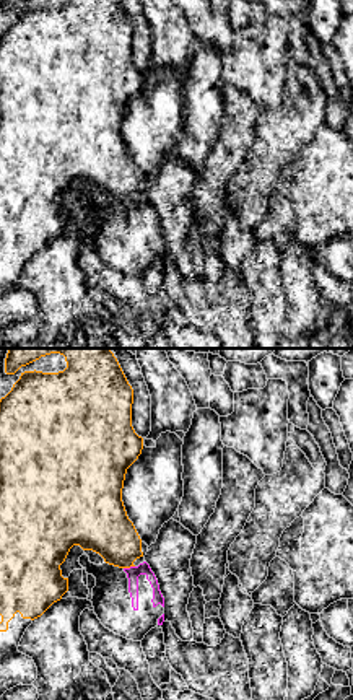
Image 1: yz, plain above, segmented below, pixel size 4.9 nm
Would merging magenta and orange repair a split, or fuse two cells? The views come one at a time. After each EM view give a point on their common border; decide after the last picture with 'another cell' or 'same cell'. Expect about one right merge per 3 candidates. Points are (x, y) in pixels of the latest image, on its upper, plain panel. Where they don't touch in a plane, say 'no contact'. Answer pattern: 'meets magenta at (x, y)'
meets magenta at (130, 202)

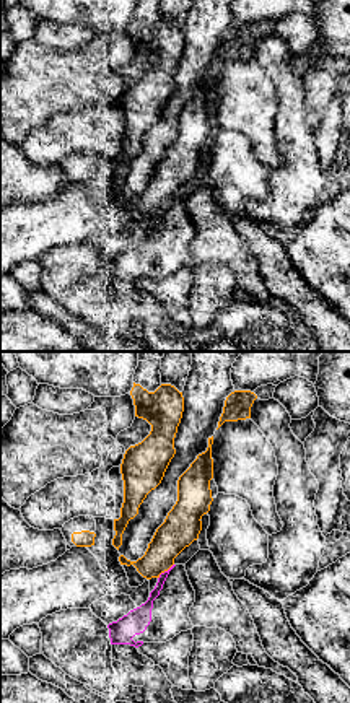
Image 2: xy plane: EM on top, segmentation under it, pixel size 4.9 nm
meets magenta at (165, 207)

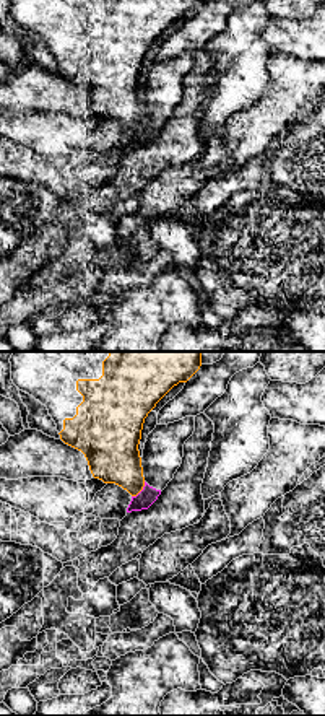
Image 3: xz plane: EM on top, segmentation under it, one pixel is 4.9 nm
meets magenta at (142, 126)

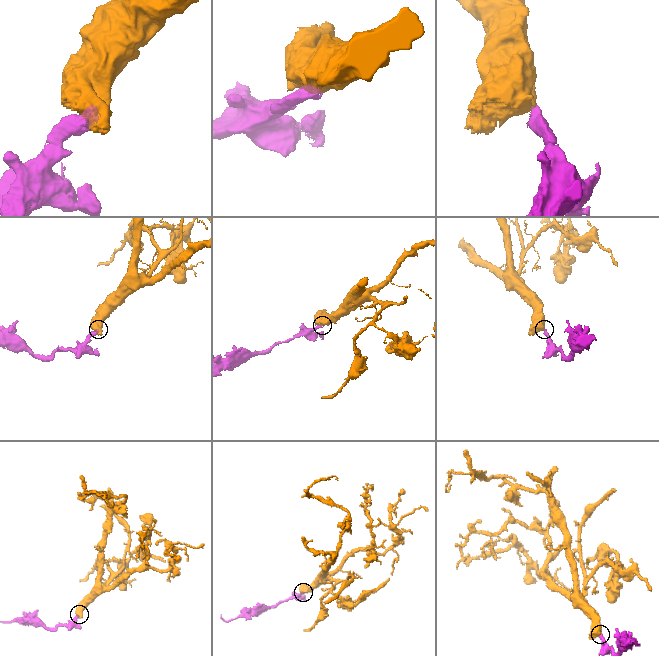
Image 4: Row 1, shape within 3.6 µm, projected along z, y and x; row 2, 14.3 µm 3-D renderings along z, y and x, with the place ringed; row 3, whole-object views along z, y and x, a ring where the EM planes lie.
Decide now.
another cell

